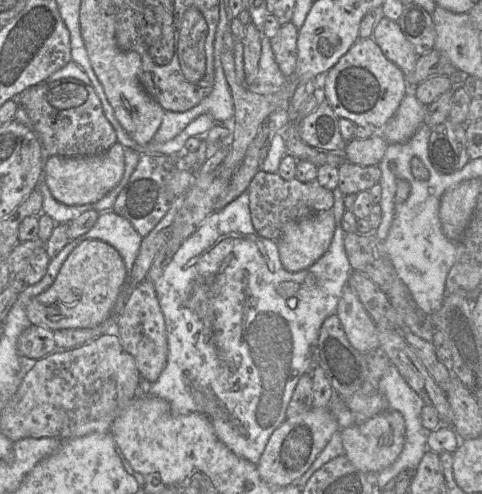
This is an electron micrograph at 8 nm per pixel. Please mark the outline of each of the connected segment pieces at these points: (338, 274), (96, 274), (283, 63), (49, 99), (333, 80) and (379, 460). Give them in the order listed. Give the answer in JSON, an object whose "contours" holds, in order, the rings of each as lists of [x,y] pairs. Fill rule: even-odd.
{"contours":[[[[333,190],[332,193],[334,196],[332,211],[335,219],[335,232],[328,250],[310,267],[298,272],[290,272],[283,267],[277,242],[261,237],[256,232],[251,221],[249,195],[245,191],[223,209],[214,211],[203,220],[198,229],[181,244],[162,276],[154,283],[159,305],[165,319],[168,355],[166,365],[158,380],[151,384],[145,384],[142,389],[145,394],[166,400],[173,413],[203,415],[210,421],[218,439],[225,446],[237,456],[256,465],[260,461],[270,436],[286,419],[286,410],[299,379],[307,372],[311,374],[311,355],[313,351],[316,351],[321,326],[326,318],[336,314],[338,302],[348,285],[348,279],[352,272],[344,247],[344,234],[346,233],[341,226],[341,220],[346,211],[344,195],[341,191],[336,190]],[[309,273],[315,277],[315,283],[312,285],[305,282]]],[[[86,240],[68,256],[54,283],[29,301],[27,317],[31,324],[52,331],[95,328],[111,315],[127,279],[123,258],[113,246],[101,240]]],[[[289,22],[281,25],[278,33],[270,40],[275,60],[285,76],[291,76],[296,69],[298,33],[299,29]]],[[[76,78],[33,85],[17,101],[31,119],[33,131],[49,156],[91,157],[106,152],[117,142],[116,132],[105,117],[94,88]]],[[[358,38],[352,47],[326,73],[325,100],[338,118],[352,121],[355,126],[371,126],[380,130],[397,111],[402,99],[409,91],[402,70],[382,53],[377,43],[370,38]]],[[[389,409],[363,423],[340,430],[344,454],[359,471],[379,473],[392,465],[403,450],[405,421],[401,413]]]]}

